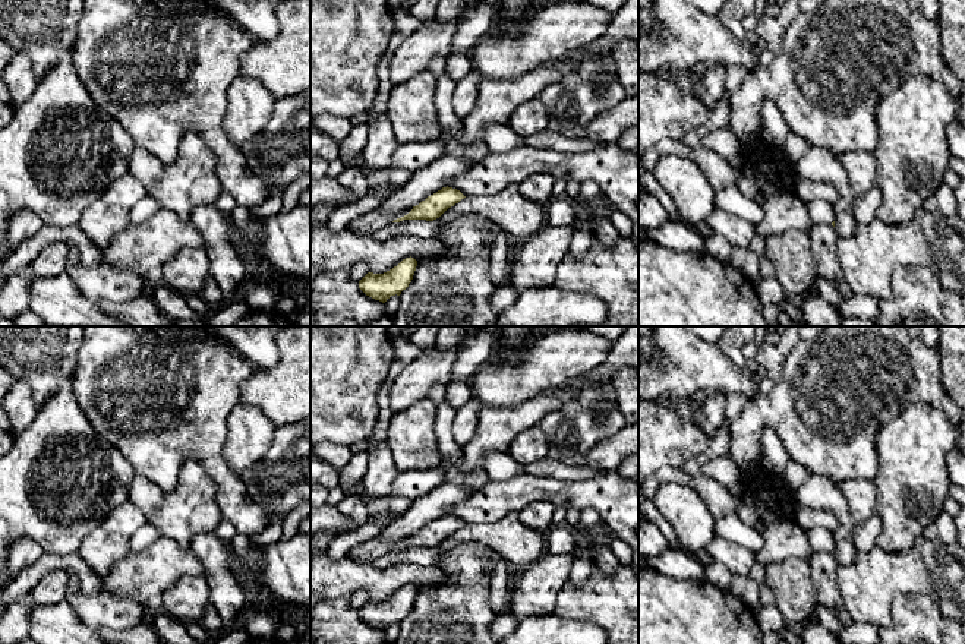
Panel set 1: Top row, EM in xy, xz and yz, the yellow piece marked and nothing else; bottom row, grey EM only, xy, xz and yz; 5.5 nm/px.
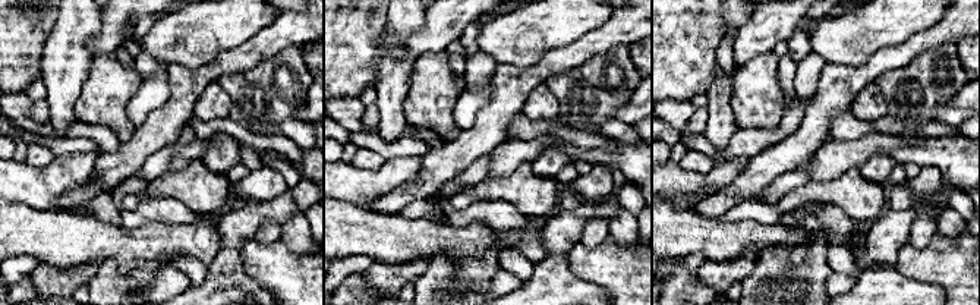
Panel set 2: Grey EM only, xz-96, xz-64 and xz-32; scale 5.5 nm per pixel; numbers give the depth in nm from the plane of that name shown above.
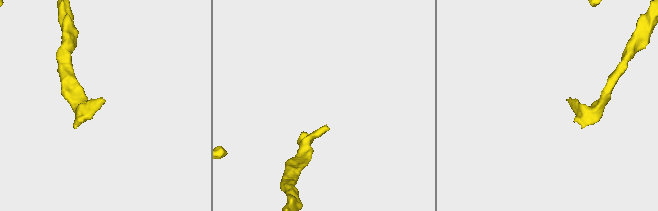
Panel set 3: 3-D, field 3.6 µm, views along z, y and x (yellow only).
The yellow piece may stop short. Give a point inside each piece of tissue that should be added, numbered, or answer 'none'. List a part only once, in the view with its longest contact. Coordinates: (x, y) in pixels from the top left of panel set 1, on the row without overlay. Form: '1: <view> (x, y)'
none

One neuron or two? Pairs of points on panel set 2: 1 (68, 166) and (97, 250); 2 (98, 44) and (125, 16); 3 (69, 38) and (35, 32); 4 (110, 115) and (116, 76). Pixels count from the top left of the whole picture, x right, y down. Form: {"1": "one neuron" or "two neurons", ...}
{"1": "two neurons", "2": "one neuron", "3": "two neurons", "4": "one neuron"}

